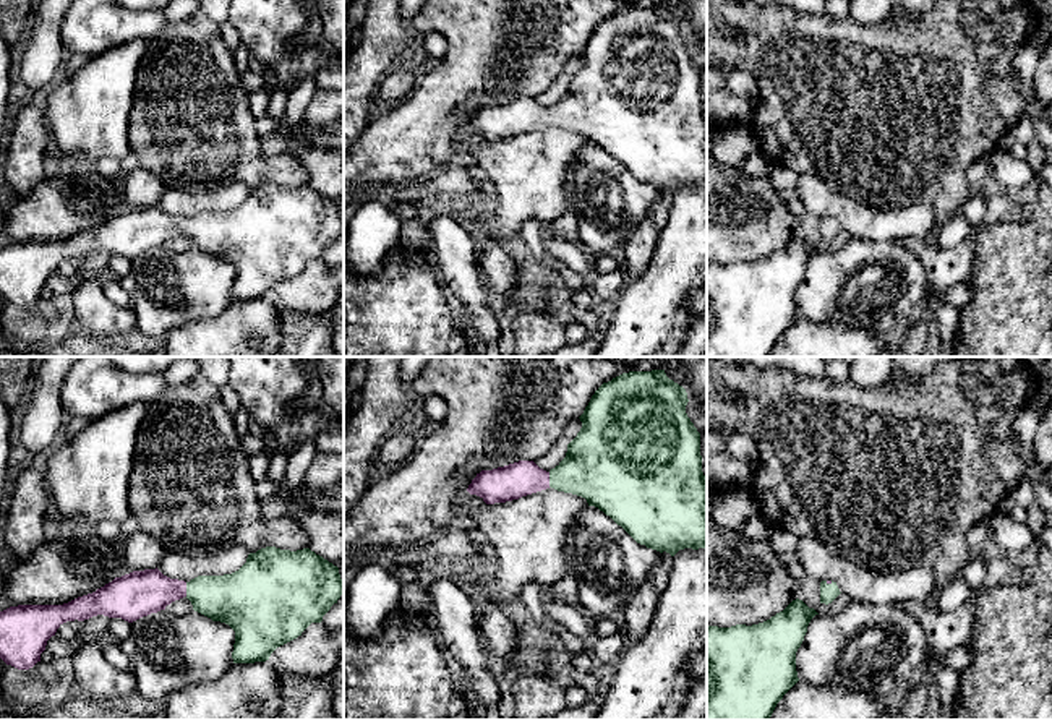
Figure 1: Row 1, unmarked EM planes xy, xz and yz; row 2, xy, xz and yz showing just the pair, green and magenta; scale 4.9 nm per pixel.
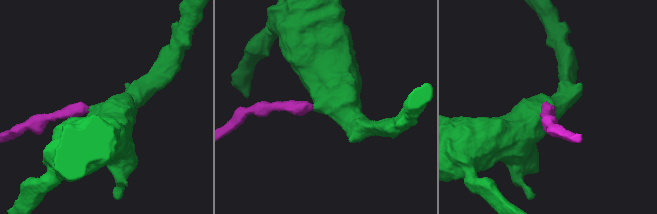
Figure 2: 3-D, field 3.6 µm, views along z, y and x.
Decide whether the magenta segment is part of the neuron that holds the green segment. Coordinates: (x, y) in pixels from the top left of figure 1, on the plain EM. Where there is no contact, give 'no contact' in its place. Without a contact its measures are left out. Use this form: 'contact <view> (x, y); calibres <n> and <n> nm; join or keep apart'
contact xy (187, 226); calibres 260 and 220 nm; join

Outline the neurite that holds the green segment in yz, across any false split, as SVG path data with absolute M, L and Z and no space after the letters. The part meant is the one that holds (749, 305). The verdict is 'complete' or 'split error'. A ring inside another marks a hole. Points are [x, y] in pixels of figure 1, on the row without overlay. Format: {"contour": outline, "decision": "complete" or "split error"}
{"contour": "M796 235L759 261L707 263L707 357L770 357L776 341L799 318L796 289L815 251Z", "decision": "complete"}

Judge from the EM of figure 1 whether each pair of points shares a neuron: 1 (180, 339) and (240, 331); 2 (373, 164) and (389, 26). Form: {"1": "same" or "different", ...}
{"1": "same", "2": "different"}

